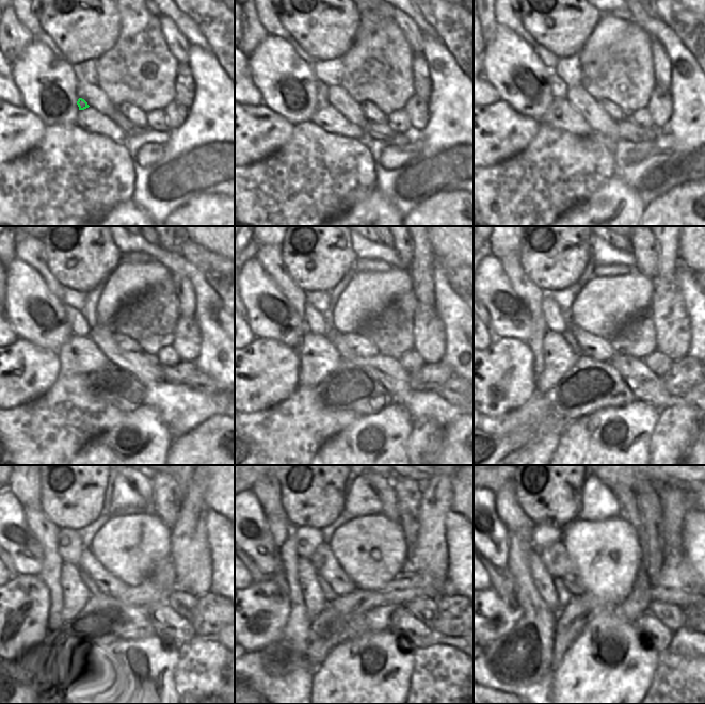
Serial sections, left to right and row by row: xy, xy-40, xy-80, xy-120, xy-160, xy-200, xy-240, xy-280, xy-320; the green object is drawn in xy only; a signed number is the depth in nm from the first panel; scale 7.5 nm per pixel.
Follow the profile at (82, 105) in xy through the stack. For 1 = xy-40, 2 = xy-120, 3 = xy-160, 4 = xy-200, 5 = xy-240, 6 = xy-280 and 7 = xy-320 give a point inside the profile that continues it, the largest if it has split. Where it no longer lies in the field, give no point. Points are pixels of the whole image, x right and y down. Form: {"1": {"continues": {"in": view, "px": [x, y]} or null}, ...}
{"1": {"continues": {"in": "xy-40", "px": [321, 90]}}, "2": {"continues": {"in": "xy-120", "px": [79, 326]}}, "3": {"continues": {"in": "xy-160", "px": [315, 320]}}, "4": {"continues": {"in": "xy-200", "px": [556, 320]}}, "5": {"continues": {"in": "xy-240", "px": [69, 546]}}, "6": {"continues": {"in": "xy-280", "px": [308, 539]}}, "7": {"continues": {"in": "xy-320", "px": [544, 534]}}}

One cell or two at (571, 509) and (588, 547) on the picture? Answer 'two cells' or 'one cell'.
two cells

